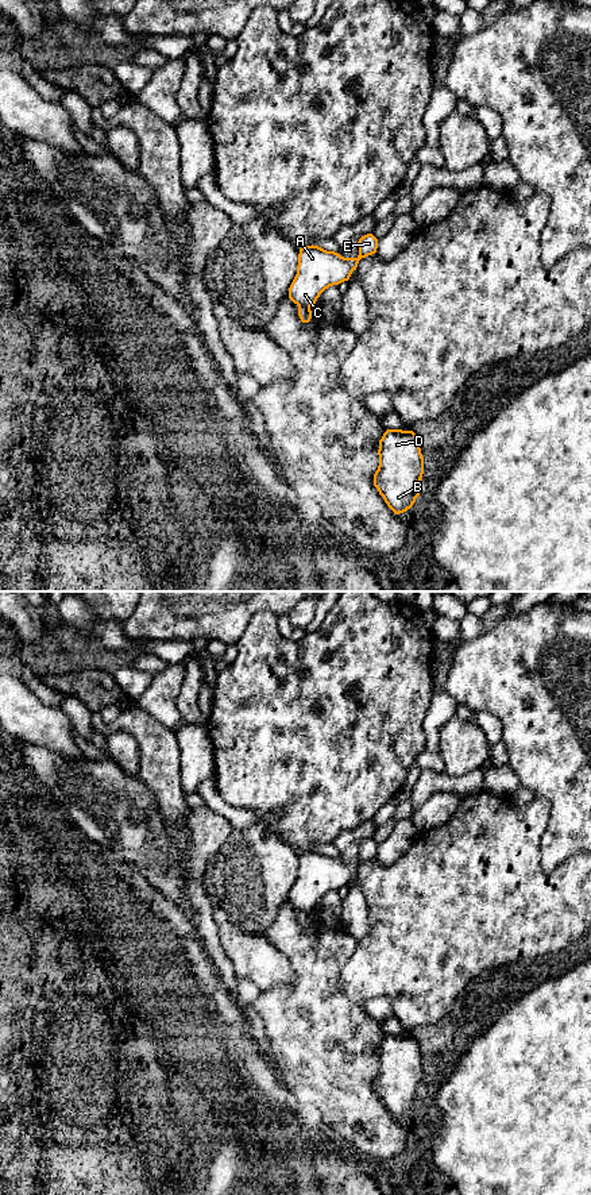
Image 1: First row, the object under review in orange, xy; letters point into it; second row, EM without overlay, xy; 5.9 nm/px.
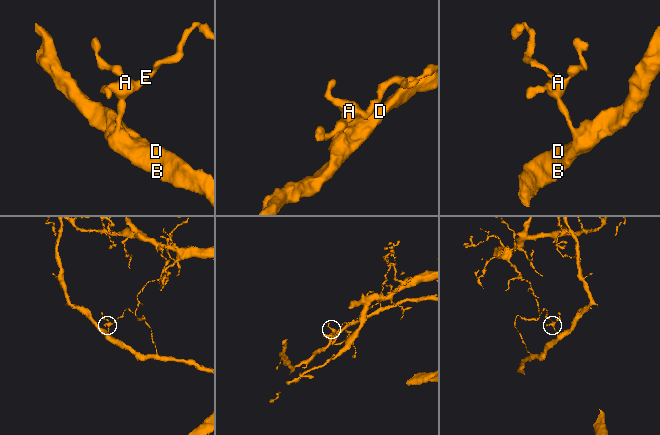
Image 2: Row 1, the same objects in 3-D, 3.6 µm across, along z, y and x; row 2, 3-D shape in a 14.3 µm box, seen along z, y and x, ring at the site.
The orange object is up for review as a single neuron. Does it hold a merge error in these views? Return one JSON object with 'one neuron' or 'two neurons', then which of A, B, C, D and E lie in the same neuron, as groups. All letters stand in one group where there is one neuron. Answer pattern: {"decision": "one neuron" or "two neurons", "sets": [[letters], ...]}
{"decision": "two neurons", "sets": [["A", "C", "E"], ["B", "D"]]}

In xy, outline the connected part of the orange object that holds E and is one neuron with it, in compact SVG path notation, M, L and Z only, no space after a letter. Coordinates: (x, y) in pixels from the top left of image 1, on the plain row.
M372 839L362 841L358 848L356 863L344 863L313 849L300 853L297 879L289 893L289 903L298 911L310 913L325 894L348 886L359 866L375 859L378 853L378 844Z

